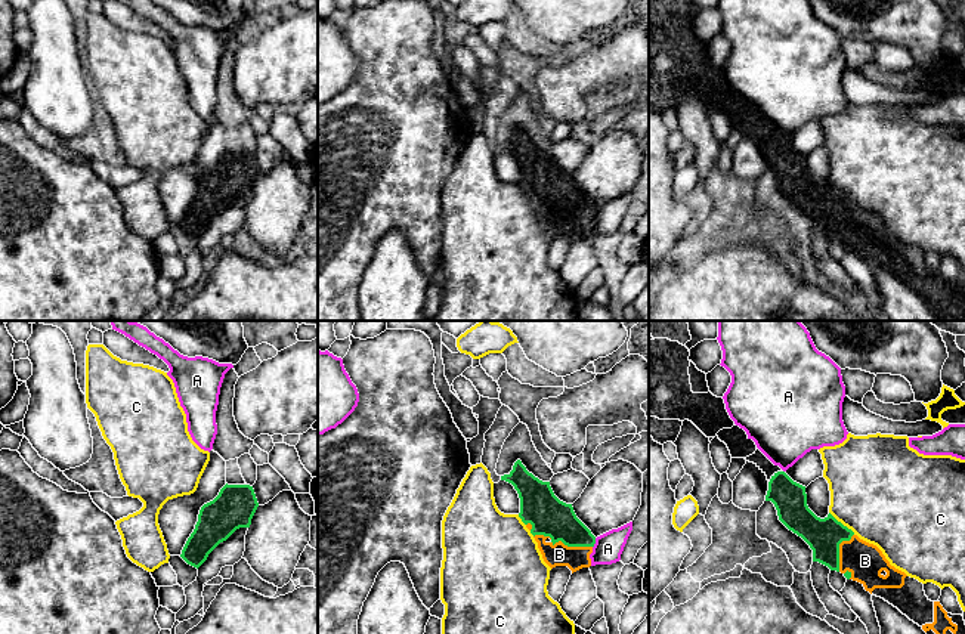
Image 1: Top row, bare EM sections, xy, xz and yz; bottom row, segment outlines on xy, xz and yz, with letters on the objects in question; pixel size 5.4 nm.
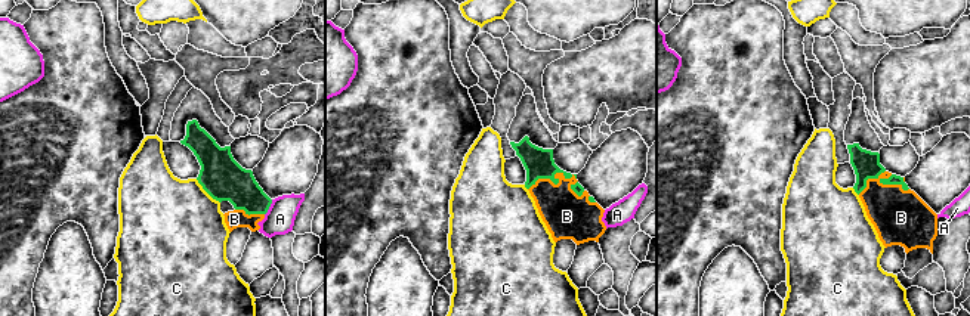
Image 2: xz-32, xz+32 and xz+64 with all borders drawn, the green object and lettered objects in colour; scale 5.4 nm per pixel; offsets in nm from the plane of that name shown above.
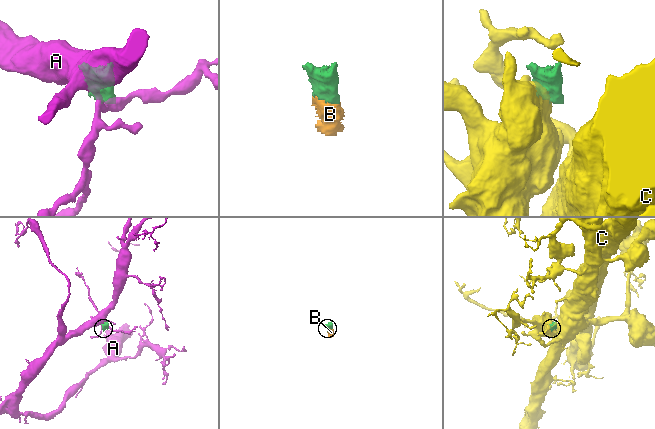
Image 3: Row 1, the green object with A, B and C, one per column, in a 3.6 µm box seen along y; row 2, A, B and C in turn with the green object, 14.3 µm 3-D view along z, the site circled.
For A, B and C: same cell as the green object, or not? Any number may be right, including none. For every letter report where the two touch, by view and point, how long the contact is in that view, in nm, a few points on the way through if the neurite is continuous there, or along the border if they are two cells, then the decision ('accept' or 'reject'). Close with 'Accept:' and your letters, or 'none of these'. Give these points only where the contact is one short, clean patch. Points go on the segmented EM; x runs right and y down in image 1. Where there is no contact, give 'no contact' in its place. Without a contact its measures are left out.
A: contact xz (594, 543); length 60 nm; reject
B: contact yz (838, 550); length 220 nm; accept
C: contact yz (841, 523); length 190 nm; border yz (829, 512), (854, 534); reject
Accept: B

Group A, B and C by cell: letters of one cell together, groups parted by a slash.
A / B / C

